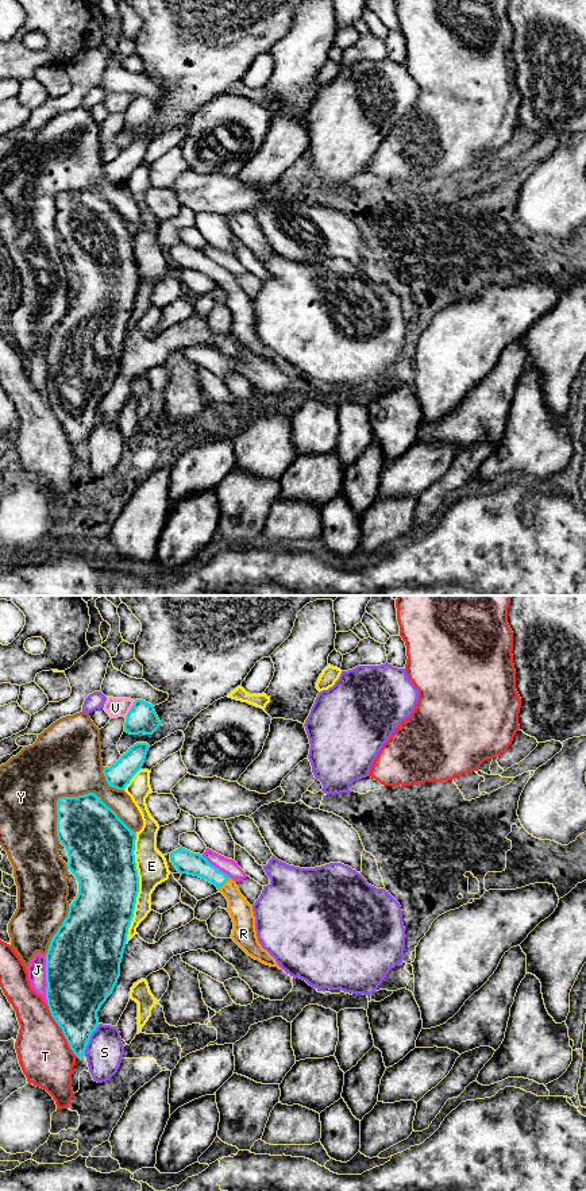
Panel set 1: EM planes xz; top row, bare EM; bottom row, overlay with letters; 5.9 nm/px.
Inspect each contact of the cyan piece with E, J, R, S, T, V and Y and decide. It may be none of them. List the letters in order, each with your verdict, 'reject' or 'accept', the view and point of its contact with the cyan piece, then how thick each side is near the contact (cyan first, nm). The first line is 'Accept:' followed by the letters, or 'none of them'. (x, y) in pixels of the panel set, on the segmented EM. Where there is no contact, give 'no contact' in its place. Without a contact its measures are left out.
Accept: R
E: reject; contact xz (138, 887); calibres 380 and 180 nm
J: reject; contact xz (46, 979); calibres 440 and 110 nm
R: accept; contact xz (223, 883); calibres 140 and 140 nm
S: reject; contact xz (89, 1039); calibres 300 and 220 nm
T: reject; contact xz (62, 1030); calibres 340 and 320 nm
V: reject; contact xz (130, 709); calibres 180 and 110 nm
Y: reject; contact xz (95, 794); calibres 360 and 400 nm

